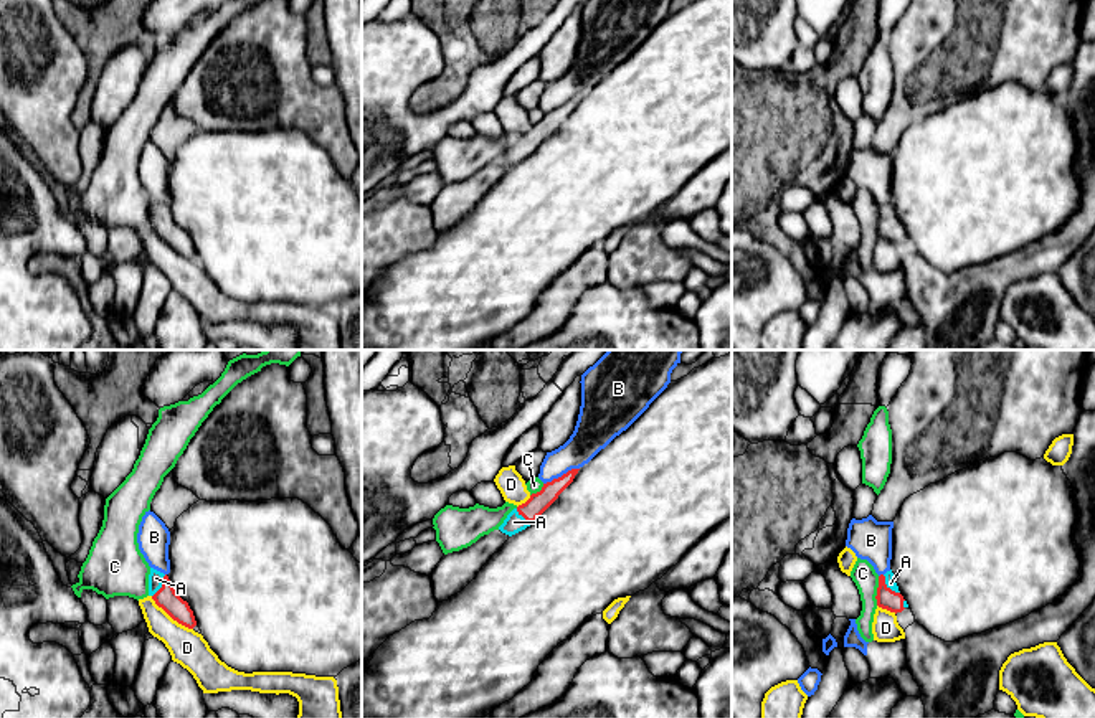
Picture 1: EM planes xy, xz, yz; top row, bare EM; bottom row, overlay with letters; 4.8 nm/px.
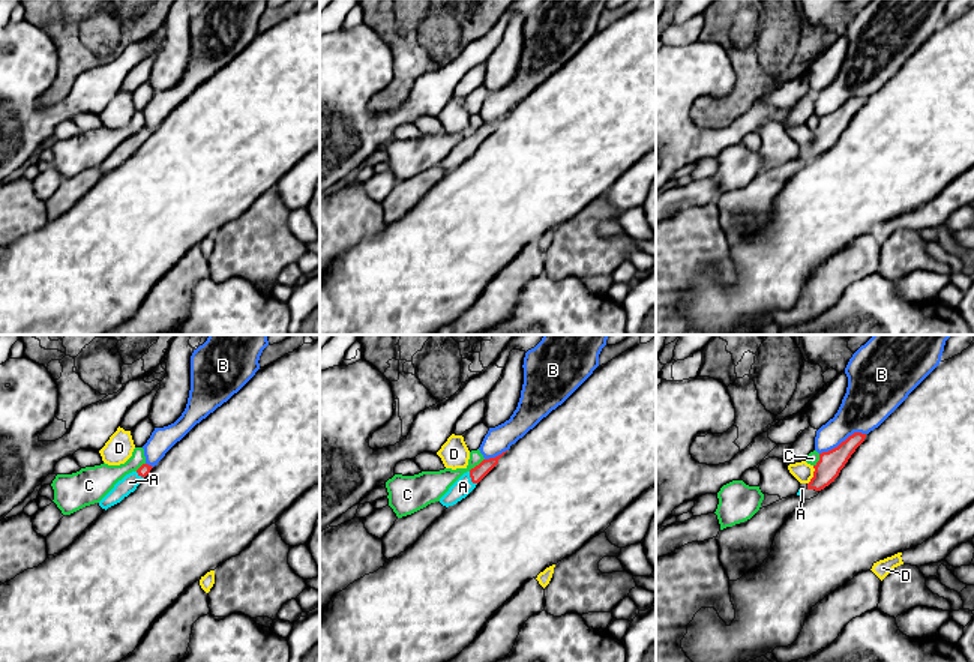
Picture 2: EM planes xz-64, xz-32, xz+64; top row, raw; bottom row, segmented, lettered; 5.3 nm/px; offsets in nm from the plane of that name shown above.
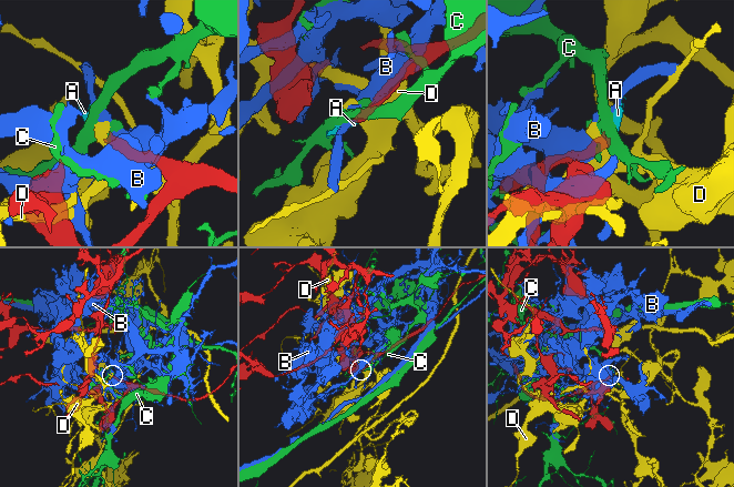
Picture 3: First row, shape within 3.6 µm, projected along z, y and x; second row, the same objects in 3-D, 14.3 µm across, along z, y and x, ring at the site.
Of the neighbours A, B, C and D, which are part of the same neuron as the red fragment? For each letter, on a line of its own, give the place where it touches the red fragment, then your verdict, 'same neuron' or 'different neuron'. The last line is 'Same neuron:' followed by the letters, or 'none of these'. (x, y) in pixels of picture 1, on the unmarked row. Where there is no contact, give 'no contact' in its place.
A: contact yz (889, 218); same neuron
B: contact xz (562, 106); different neuron
C: contact yz (877, 222); different neuron
D: contact xy (170, 246); different neuron
Same neuron: A

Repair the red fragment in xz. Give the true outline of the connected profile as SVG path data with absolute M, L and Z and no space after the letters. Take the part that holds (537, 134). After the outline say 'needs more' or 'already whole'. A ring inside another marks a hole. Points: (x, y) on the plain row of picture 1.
M571 99L558 109L543 114L542 120L532 124L530 129L514 139L499 160L509 167L525 160L535 152L557 129L558 125L573 112L580 99Z | needs more

